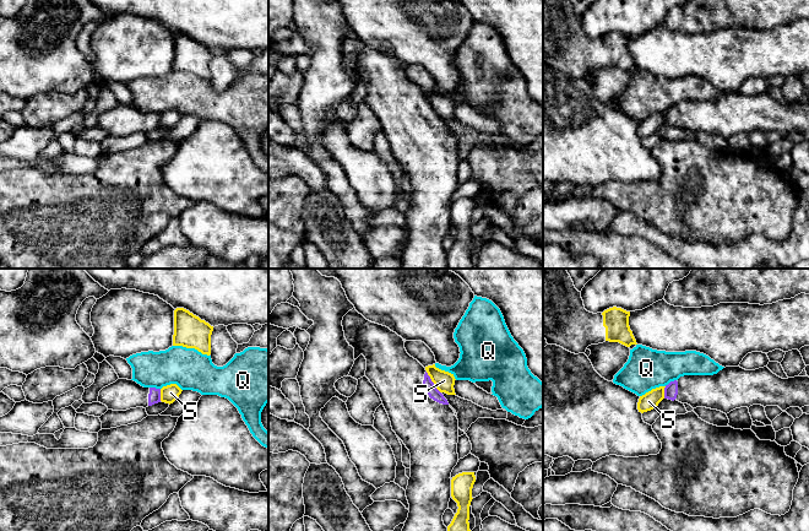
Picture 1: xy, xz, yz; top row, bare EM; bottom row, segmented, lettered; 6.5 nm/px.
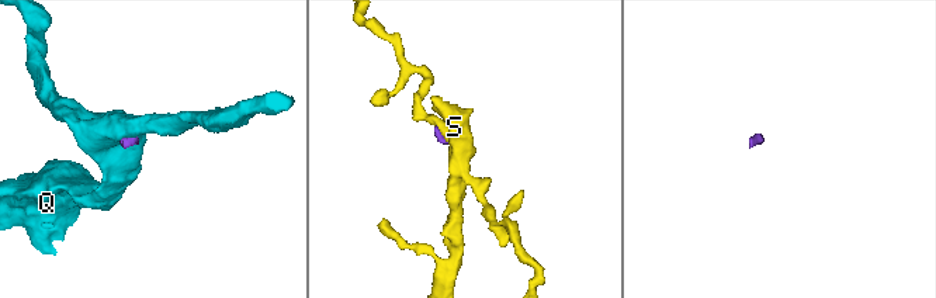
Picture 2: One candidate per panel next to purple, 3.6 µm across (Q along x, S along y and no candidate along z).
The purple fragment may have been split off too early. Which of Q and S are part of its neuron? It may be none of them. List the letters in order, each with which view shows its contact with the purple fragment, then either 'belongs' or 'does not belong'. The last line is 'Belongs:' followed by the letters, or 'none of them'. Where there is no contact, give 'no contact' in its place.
Q: yz | does not belong
S: xz | does not belong
Belongs: none of them

